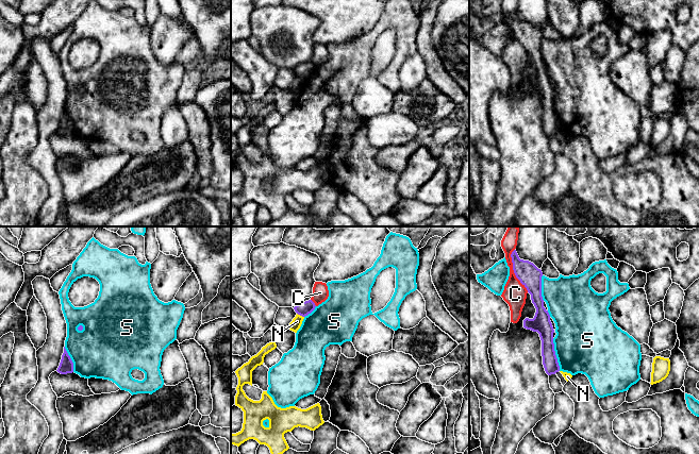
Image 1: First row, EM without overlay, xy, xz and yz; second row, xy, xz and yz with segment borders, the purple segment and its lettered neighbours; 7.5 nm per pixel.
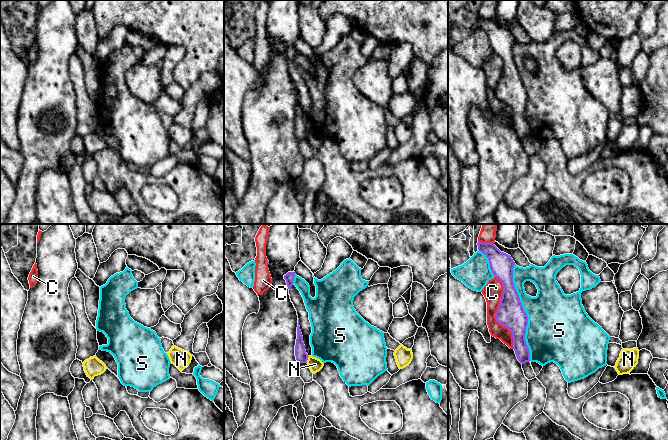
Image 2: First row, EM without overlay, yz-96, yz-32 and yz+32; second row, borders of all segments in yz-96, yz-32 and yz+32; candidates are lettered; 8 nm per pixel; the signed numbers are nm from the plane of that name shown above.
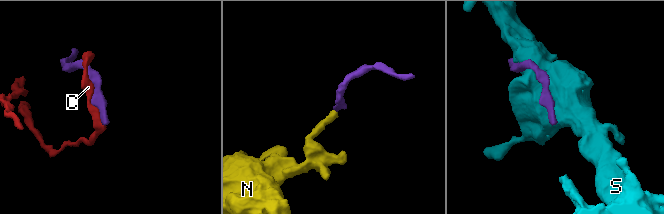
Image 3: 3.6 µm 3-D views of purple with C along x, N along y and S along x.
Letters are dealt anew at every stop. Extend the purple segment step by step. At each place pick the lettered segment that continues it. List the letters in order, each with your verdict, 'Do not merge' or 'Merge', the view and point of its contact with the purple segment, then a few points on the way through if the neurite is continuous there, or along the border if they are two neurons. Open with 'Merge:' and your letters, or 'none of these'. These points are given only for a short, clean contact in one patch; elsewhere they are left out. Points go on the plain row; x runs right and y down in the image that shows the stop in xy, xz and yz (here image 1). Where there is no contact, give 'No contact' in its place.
Merge: none of these
C: Do not merge. Touches purple at yz (513, 31)
N: Do not merge. Touches purple at xz (300, 77). Boundary: xz (297, 74), (303, 79)
S: Do not merge. Touches purple at yz (554, 116)

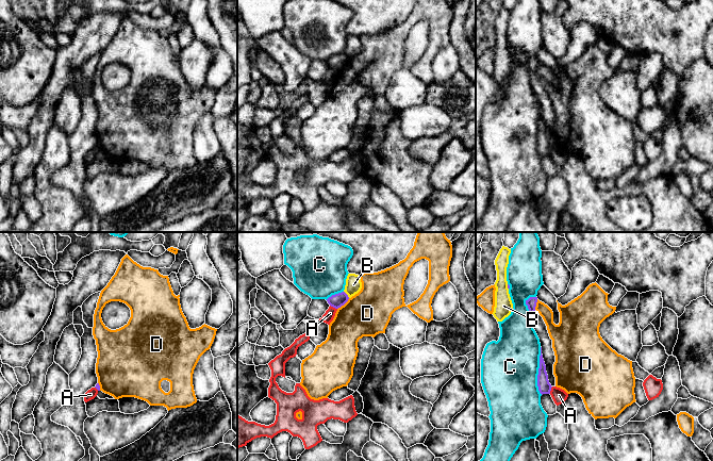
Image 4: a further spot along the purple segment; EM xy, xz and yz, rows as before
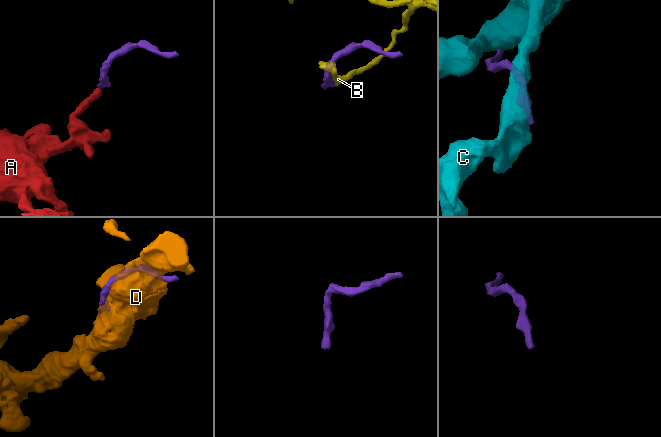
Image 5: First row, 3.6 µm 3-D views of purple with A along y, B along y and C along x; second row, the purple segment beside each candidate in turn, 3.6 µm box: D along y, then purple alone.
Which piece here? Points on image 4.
Merge: none of these
A: Do not merge. Touches purple at xz (333, 68). Boundary: xz (330, 66), (336, 70)
B: Do not merge. Touches purple at xz (346, 55)
C: Do not merge. Touches purple at yz (539, 132)
D: Do not merge. Touches purple at xz (343, 66)

